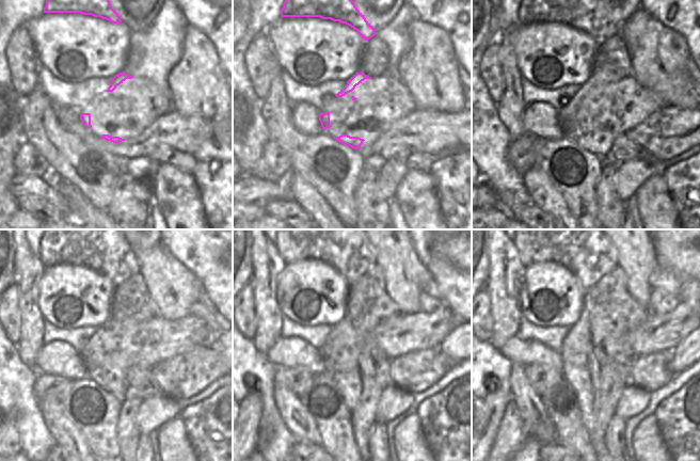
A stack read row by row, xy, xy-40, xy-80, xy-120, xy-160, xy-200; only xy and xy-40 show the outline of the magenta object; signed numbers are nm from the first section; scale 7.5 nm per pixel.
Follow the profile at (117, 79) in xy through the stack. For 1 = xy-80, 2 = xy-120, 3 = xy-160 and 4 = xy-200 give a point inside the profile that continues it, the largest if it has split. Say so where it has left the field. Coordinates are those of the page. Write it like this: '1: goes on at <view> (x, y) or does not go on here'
1: goes on at xy-80 (583, 97)
2: goes on at xy-120 (100, 342)
3: goes on at xy-160 (339, 339)
4: goes on at xy-200 (584, 378)

